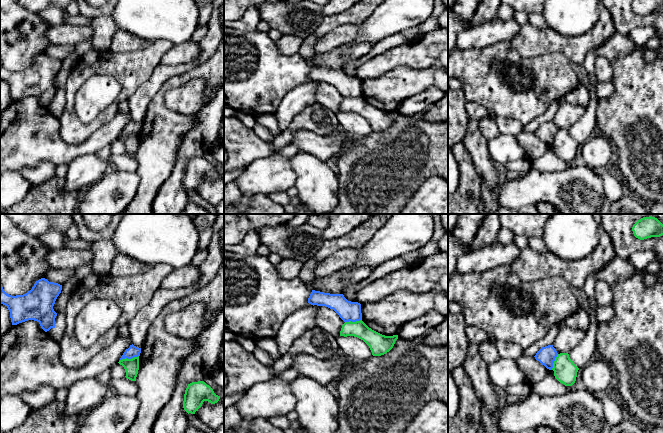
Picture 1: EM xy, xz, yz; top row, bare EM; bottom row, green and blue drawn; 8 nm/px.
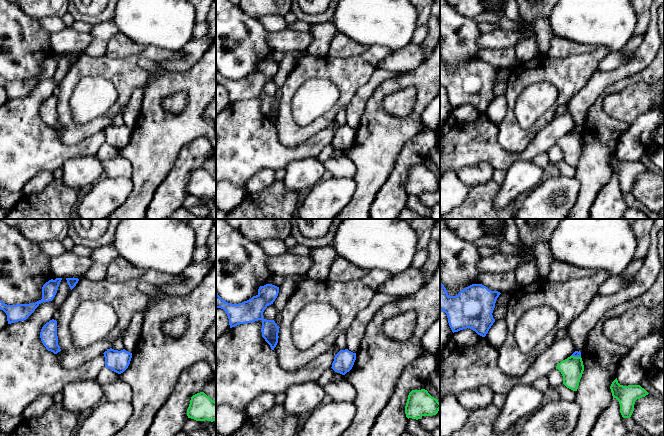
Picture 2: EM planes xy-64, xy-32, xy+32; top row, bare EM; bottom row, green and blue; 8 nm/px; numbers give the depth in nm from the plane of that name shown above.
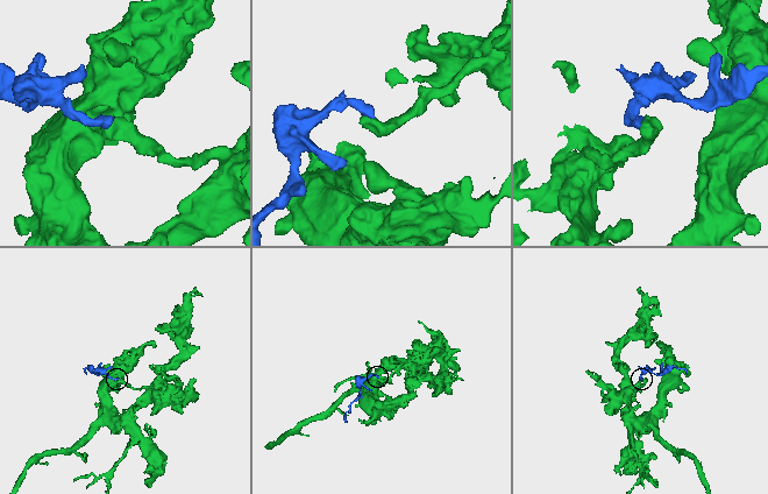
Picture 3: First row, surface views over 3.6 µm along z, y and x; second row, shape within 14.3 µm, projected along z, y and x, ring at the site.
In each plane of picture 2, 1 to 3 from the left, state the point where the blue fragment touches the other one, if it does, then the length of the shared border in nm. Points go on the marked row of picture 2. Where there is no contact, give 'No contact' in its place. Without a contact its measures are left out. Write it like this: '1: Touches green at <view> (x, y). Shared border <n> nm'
1: No contact
2: No contact
3: Touches green at xy+32 (576, 357). Shared border 80 nm

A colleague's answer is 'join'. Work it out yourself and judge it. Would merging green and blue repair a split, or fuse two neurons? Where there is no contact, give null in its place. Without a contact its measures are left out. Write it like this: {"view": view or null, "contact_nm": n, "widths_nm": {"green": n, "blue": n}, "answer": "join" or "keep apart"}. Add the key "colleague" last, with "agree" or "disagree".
{"view": "xy", "contact_nm": 170, "widths_nm": {"green": 120, "blue": 90}, "answer": "keep apart", "colleague": "disagree"}

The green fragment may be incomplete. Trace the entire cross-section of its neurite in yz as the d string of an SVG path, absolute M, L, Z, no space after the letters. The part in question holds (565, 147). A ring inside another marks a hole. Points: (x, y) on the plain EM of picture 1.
M560 129L553 139L555 154L565 162L572 162L577 153L579 144L570 135L568 129Z

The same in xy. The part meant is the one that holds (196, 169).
M203 157L188 160L183 177L183 184L189 190L195 190L204 177L215 180L220 172L216 171L213 165Z

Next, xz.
M362 96L345 98L340 112L354 112L363 116L369 122L373 132L381 132L389 128L398 115L398 111L385 112L372 106Z

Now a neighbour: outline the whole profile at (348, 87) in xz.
M312 66L308 79L333 85L344 98L362 96L361 80L348 77L343 70L330 70Z

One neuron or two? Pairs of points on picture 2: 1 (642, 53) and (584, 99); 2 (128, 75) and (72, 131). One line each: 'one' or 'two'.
1: one
2: one

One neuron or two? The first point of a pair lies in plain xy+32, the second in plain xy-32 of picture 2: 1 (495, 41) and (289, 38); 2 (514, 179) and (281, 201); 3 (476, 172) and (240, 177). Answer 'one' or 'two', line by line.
1: one
2: two
3: two

